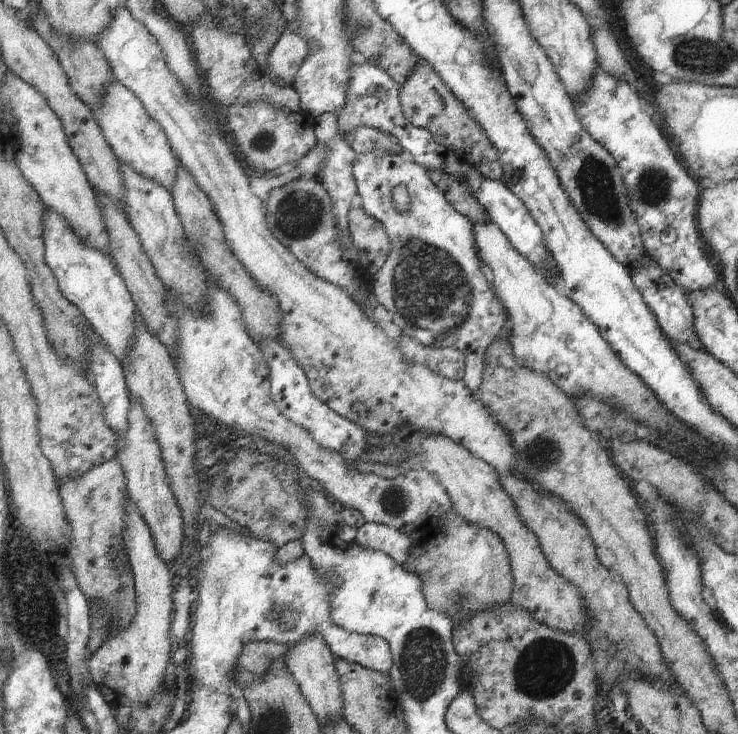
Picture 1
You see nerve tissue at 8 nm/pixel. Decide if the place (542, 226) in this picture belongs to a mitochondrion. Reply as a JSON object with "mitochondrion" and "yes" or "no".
{"mitochondrion":"no"}

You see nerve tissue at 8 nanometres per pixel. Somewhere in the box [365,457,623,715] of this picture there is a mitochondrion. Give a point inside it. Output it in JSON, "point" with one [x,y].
{"point":[545,667]}

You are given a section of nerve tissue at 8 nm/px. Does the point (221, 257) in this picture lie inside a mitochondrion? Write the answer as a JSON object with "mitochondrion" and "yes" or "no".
{"mitochondrion":"no"}

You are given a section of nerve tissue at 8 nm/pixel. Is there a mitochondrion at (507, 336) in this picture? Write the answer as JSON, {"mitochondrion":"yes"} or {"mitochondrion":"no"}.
{"mitochondrion":"no"}

